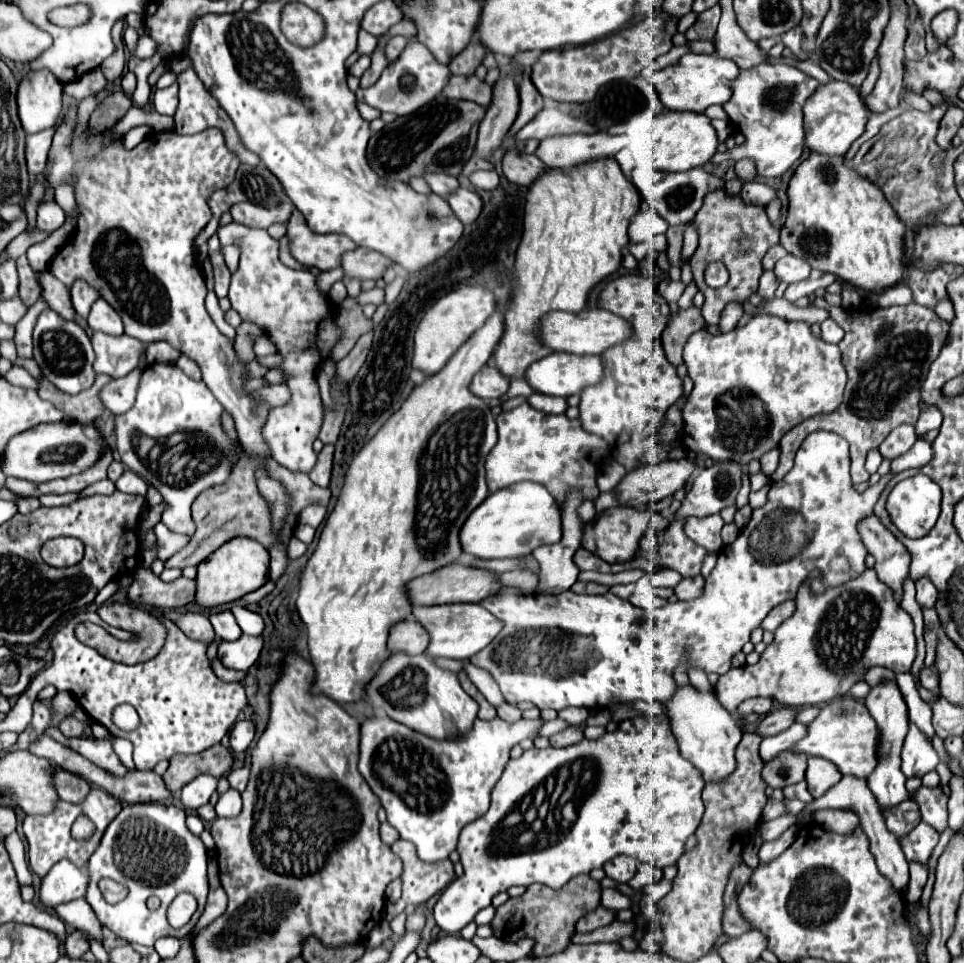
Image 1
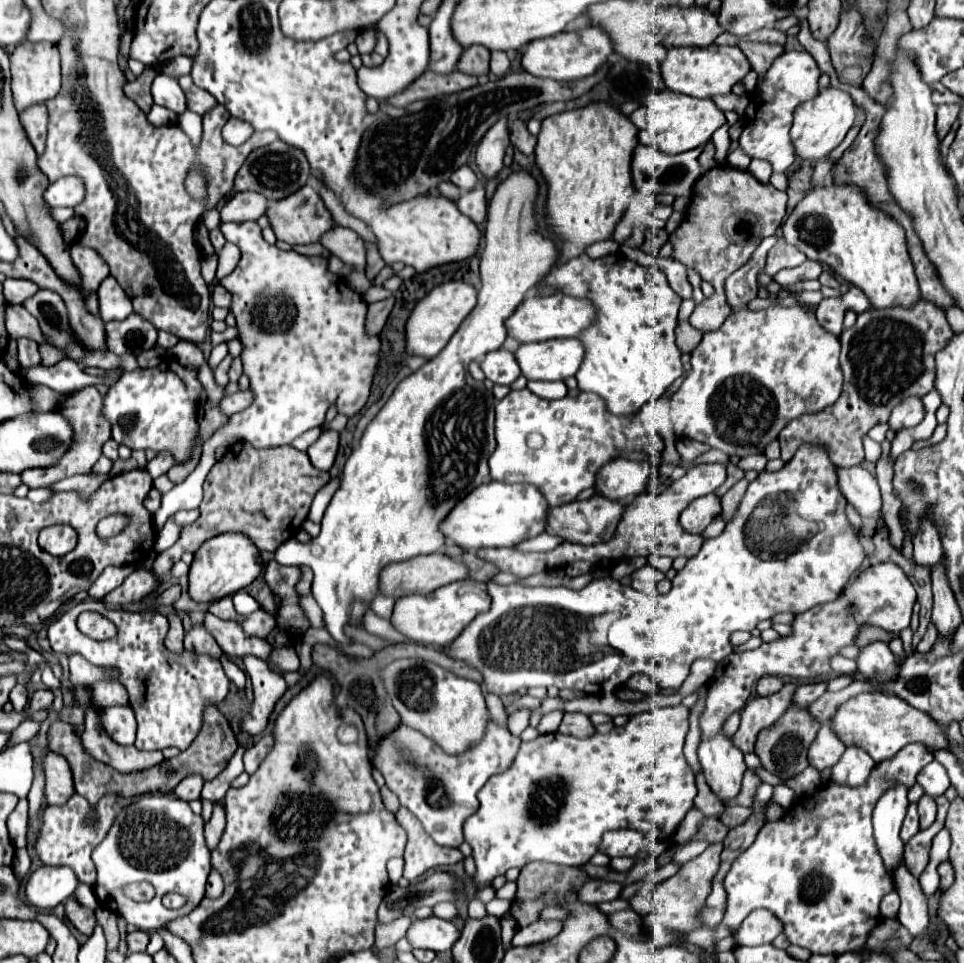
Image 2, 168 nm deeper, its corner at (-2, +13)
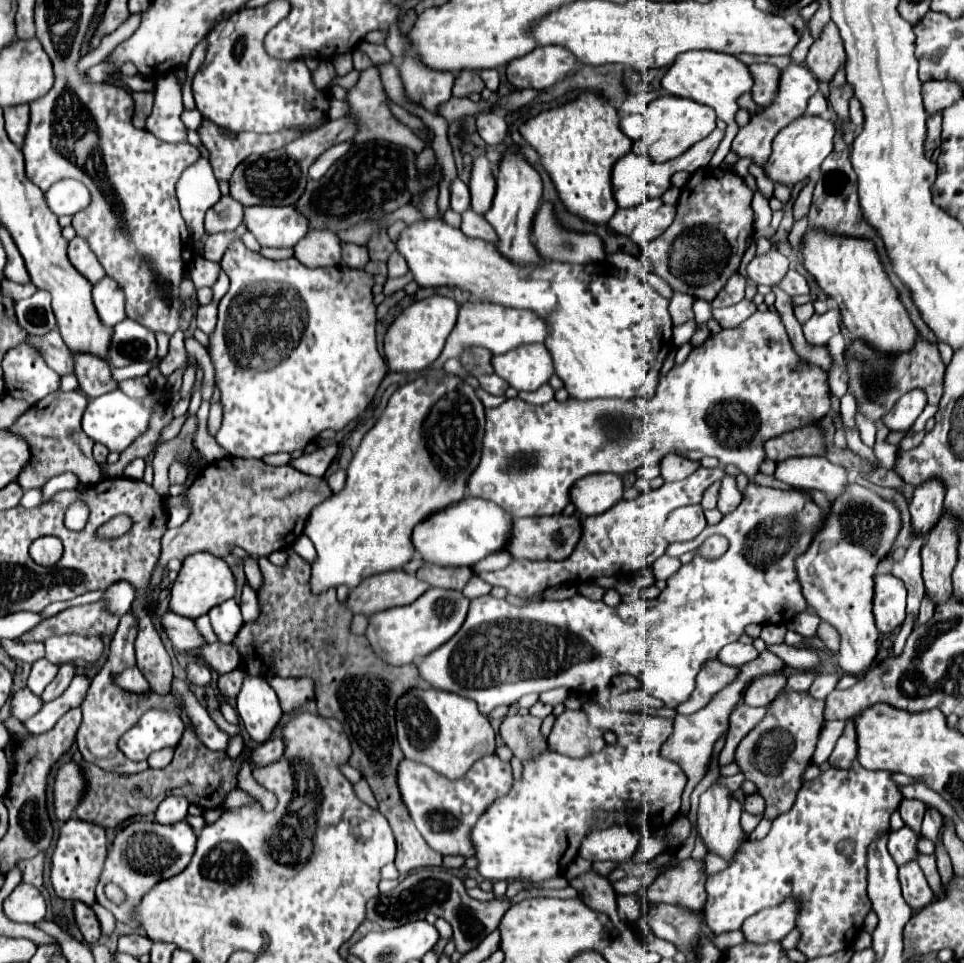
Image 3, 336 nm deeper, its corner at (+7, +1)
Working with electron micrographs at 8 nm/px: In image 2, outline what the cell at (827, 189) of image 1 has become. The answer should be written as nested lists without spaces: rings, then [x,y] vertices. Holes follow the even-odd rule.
[[[812,186],[810,192],[792,210],[788,220],[782,224],[782,236],[788,244],[804,252],[810,260],[828,264],[846,282],[858,286],[872,300],[874,308],[912,306],[914,302],[920,300],[914,266],[910,262],[910,254],[906,246],[906,232],[886,212],[872,208],[870,202],[862,198],[862,190],[852,190],[852,186],[832,186],[832,188]]]

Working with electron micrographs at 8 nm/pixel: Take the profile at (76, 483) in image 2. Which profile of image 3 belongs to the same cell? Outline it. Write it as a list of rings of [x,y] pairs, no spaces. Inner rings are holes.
[[[78,500],[67,509],[64,523],[67,528],[79,531],[84,528],[88,517],[89,508],[84,502]]]

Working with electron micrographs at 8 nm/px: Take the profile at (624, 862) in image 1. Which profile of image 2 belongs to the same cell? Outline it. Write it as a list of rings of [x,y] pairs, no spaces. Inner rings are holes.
[[[610,830],[602,836],[600,852],[604,852],[610,858],[634,858],[640,852],[640,848],[643,848],[643,840],[644,836],[636,830]]]

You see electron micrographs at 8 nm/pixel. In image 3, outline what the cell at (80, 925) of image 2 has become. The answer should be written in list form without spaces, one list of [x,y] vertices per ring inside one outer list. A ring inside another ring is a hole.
[[[75,902],[75,920],[79,924],[81,934],[85,936],[85,940],[89,944],[93,944],[93,942],[97,942],[101,938],[99,920],[97,920],[95,912],[89,906],[85,906],[83,902]]]

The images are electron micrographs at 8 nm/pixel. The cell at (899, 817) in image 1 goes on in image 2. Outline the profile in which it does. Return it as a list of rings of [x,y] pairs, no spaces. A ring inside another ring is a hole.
[[[912,802],[906,810],[906,818],[902,822],[902,830],[900,830],[900,838],[902,842],[908,842],[914,834],[918,832],[918,804]]]

